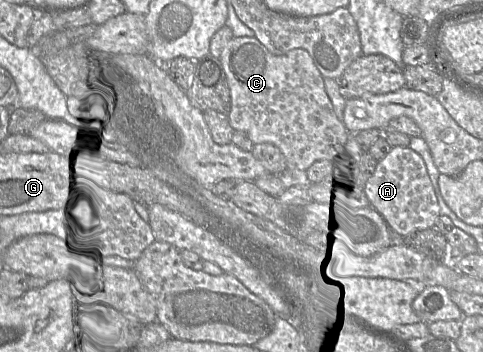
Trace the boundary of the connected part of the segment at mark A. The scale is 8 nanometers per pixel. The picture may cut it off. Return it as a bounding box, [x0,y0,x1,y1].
[365,146,440,236]

